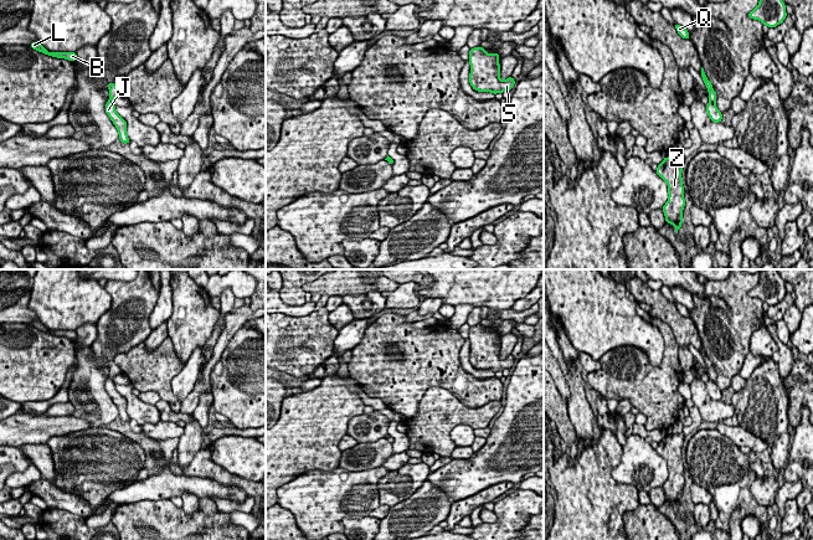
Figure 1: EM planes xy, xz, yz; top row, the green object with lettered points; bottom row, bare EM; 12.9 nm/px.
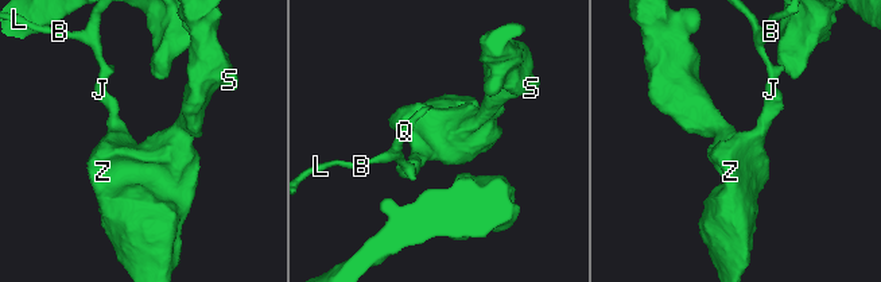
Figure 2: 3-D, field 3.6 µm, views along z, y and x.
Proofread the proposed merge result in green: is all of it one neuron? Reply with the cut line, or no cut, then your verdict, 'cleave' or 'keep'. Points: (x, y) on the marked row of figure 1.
yz (710, 99), (714, 104) | cleave

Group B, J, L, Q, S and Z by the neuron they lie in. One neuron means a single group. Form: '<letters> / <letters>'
B L Q / J S Z

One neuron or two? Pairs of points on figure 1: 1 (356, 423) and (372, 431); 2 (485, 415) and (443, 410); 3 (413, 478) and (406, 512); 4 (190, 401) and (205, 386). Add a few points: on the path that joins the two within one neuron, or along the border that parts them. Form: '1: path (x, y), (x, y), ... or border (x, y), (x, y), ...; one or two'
1: path (360, 427), (369, 427); one
2: path (476, 415), (453, 412); one
3: border (426, 479), (407, 498), (390, 508); two
4: path (193, 397), (201, 389); one

